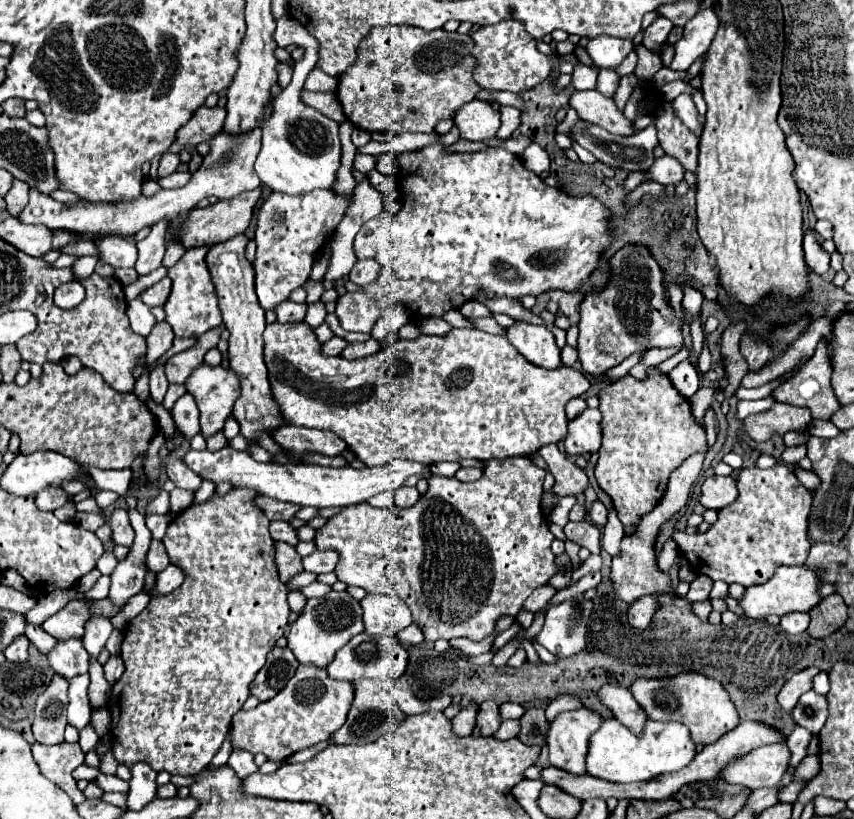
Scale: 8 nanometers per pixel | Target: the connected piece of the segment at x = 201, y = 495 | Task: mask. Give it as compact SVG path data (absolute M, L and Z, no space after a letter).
M204 481L204 485L198 489L198 493L194 495L194 501L192 501L192 505L198 505L198 503L204 503L204 501L208 501L212 495L214 495L214 483L208 483L208 481Z

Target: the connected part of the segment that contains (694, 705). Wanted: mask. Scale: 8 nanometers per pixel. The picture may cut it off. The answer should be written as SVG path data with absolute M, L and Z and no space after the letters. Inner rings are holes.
M678 673L674 677L656 679L640 677L634 679L630 691L638 705L646 711L648 719L684 723L698 745L710 745L738 725L738 711L730 701L724 685L720 681L714 681L714 677L706 677L704 673Z

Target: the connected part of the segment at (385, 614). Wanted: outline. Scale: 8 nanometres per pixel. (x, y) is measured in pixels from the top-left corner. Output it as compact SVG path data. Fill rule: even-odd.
M366 595L360 601L364 609L364 631L370 635L396 635L412 623L410 609L392 595Z

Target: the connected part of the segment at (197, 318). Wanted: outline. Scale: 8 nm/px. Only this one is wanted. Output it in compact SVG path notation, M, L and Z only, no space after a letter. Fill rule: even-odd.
M208 245L186 249L180 261L168 269L168 277L172 279L172 291L168 301L164 303L164 311L166 311L166 323L172 327L176 337L200 337L208 329L222 325L218 297L214 293L214 285L210 281L210 273L204 263L208 249L210 249Z

